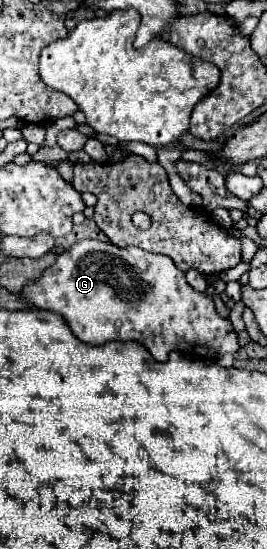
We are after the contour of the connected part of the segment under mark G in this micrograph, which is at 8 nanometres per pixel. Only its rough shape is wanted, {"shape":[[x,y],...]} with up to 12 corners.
{"shape":[[100,240],[22,296],[86,344],[216,360],[232,322],[168,256]]}

